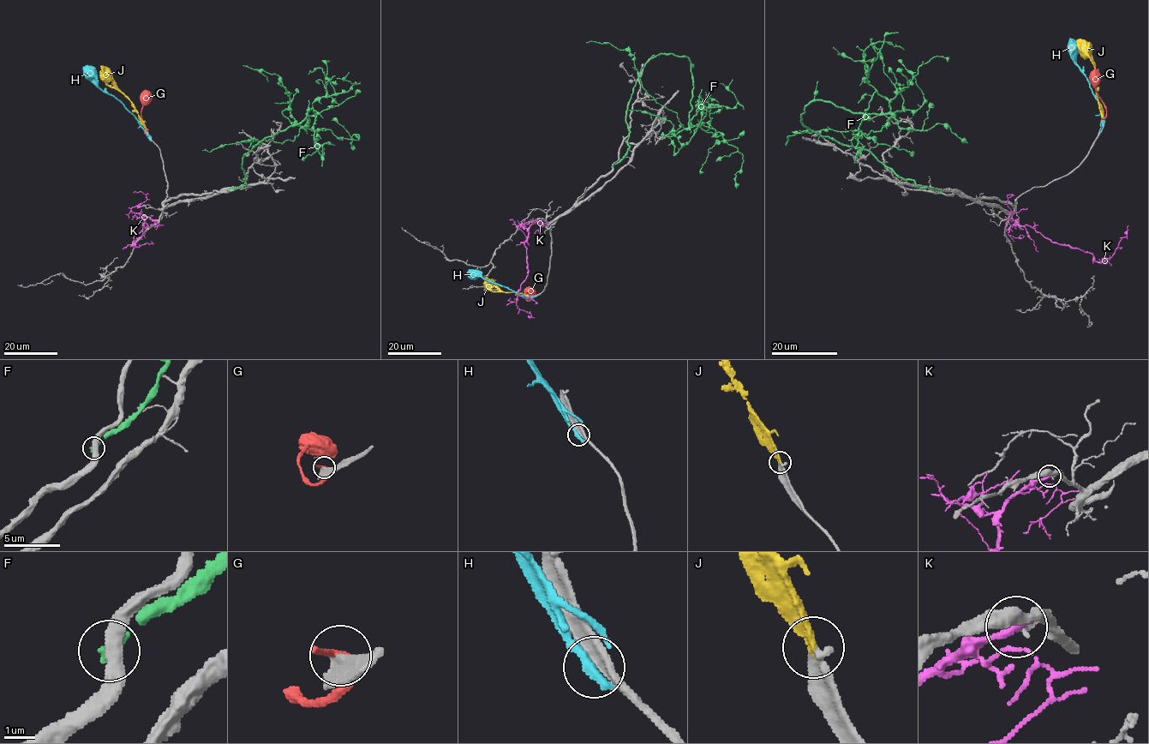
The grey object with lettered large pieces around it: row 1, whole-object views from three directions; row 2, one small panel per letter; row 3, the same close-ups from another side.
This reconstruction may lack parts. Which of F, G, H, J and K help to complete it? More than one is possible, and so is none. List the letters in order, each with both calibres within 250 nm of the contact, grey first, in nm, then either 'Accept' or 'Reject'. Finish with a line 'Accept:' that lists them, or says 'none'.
F: Thickness 440 nm (grey) against 360 nm. Reject
G: Thickness 420 nm (grey) against 200 nm. Reject
H: Thickness 360 nm (grey) against 400 nm. Reject
J: Thickness 360 nm (grey) against 360 nm. Accept
K: Thickness 200 nm (grey) against 320 nm. Reject
Accept: J

